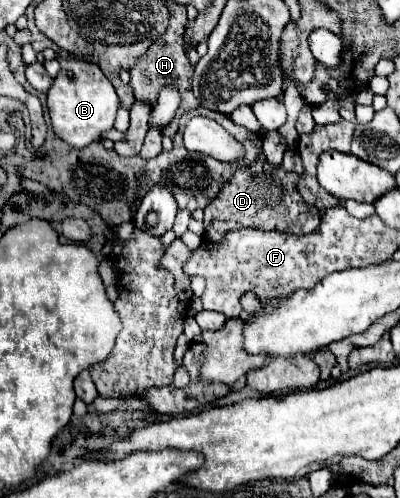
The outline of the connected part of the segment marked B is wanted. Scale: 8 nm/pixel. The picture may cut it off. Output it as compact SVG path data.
M63 60L61 62L61 72L57 74L57 78L53 80L53 86L47 92L47 108L49 108L49 116L53 122L53 132L65 140L67 144L71 144L73 148L85 148L91 142L99 142L101 134L105 134L107 130L113 128L115 124L115 114L119 108L119 98L115 94L113 84L107 80L107 76L101 72L101 68L97 64L85 62L85 60Z

